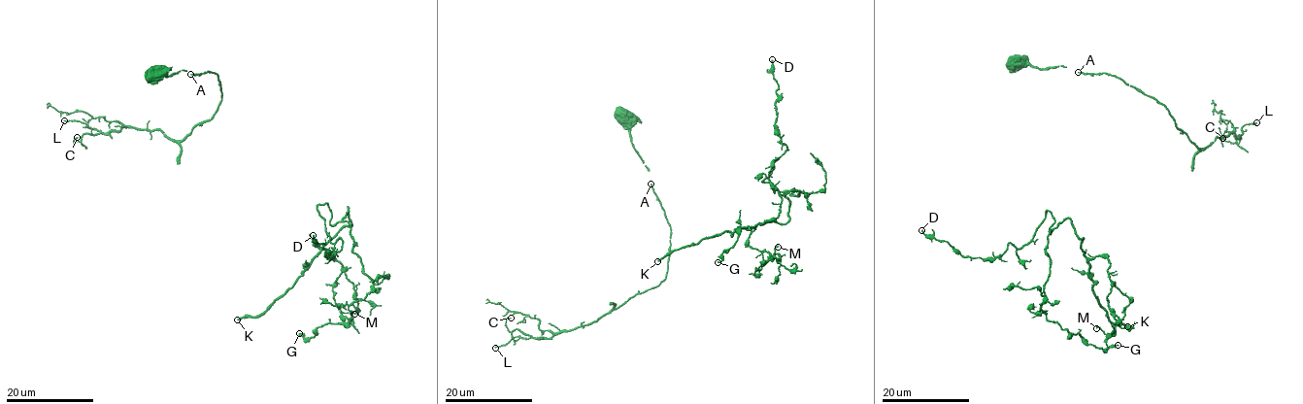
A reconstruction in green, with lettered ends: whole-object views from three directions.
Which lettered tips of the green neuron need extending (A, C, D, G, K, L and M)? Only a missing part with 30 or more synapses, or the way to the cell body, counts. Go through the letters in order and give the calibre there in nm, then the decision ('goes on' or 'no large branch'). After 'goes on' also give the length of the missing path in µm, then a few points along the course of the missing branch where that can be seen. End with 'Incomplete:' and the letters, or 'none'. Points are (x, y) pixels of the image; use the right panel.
A: 190 nm | no large branch
C: 170 nm | no large branch
D: 180 nm | no large branch
G: 150 nm | no large branch
K: 300 nm | goes on | 170 µm | (1127, 326), (1187, 273), (1187, 257), (1235, 232), (1234, 201), (1211, 140), (1186, 126), (1139, 141), (1100, 193)
L: 140 nm | no large branch
M: 130 nm | no large branch
Incomplete: K

